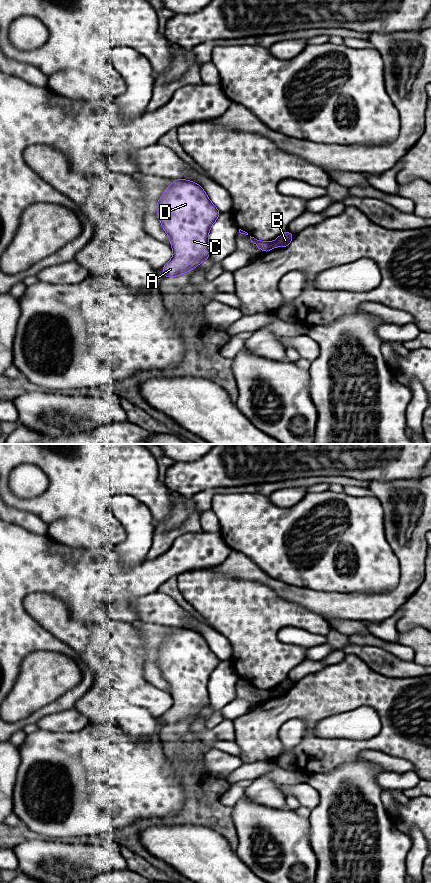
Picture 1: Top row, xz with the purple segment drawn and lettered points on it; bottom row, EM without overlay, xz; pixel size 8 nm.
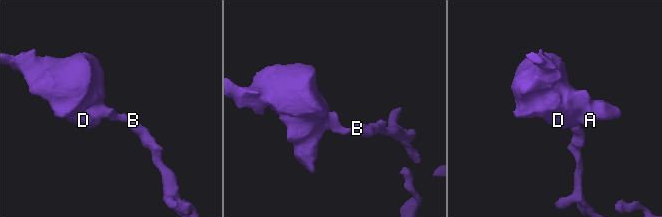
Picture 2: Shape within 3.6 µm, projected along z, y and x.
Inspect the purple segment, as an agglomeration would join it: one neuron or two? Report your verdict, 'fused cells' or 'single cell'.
fused cells

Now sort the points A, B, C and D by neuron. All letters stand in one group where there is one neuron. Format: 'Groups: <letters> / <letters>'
Groups: A C D / B

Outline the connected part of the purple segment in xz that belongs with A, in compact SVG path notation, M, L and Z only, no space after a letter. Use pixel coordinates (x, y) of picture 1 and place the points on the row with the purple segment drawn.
M185 179L173 180L173 184L165 189L156 203L158 218L170 239L174 252L172 259L162 267L163 277L168 278L189 272L204 260L209 259L209 231L221 214L200 185Z

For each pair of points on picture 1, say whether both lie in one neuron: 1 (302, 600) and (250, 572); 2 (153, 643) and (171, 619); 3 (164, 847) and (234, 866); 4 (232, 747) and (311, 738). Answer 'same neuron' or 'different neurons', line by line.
1: same neuron
2: different neurons
3: same neuron
4: different neurons

